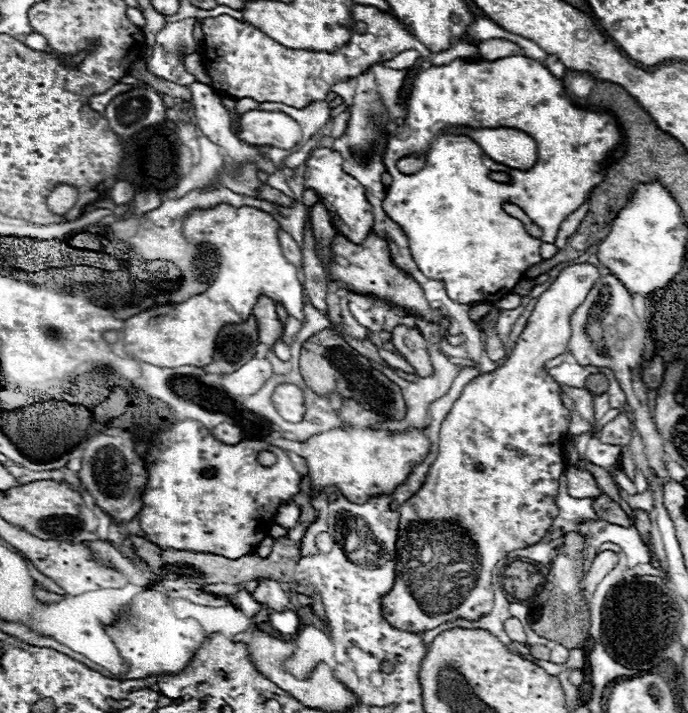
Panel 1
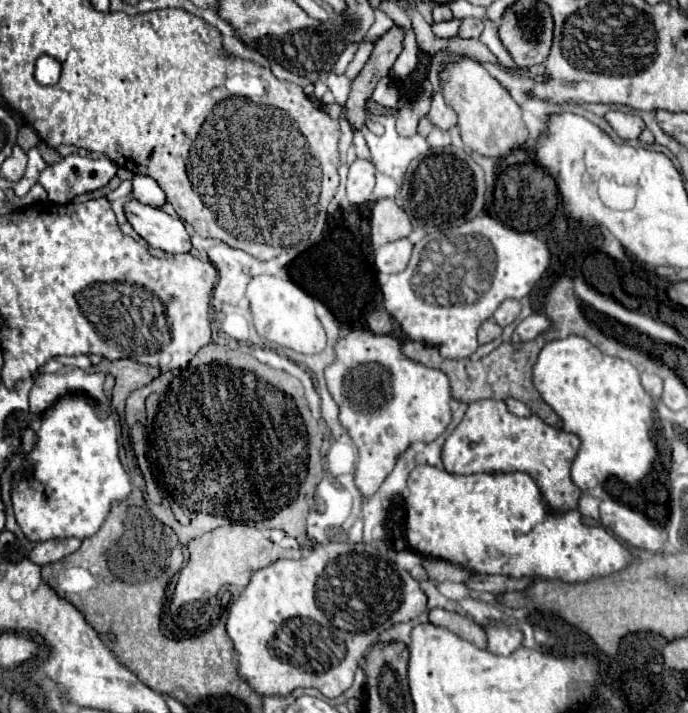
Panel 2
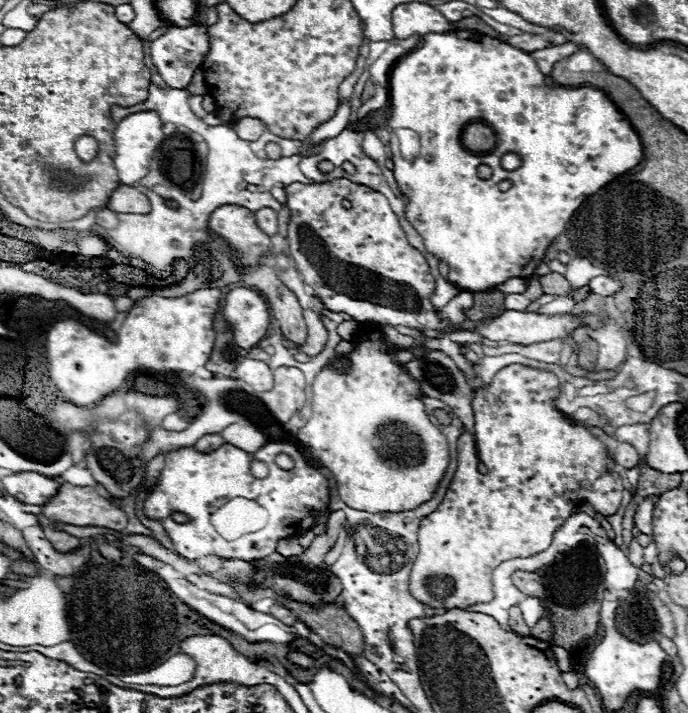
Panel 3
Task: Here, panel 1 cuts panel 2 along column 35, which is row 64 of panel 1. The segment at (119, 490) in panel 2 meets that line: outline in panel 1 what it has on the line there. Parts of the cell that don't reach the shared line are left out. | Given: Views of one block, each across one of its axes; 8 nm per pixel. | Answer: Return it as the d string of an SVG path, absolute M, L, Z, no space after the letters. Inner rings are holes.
M506 56L494 62L470 62L458 58L446 66L430 66L422 70L412 86L404 124L410 130L404 130L404 126L394 130L386 142L386 150L382 156L384 166L392 176L392 186L386 190L382 208L406 234L418 270L432 280L444 282L448 298L460 304L494 304L504 298L520 282L520 278L524 276L522 272L542 260L540 246L544 242L556 242L556 234L562 222L572 212L576 212L590 190L602 182L604 162L620 144L620 130L612 116L576 108L568 98L562 80L554 78L540 62L526 56ZM450 126L474 130L504 126L522 130L538 144L538 166L532 166L532 170L512 170L504 164L498 164L488 158L486 152L482 152L480 144L476 144L470 136L450 134L444 130ZM412 154L426 156L426 164L422 170L414 174L402 174L398 168L394 168L400 158L408 158ZM491 172L508 172L514 182L494 182L489 176ZM506 202L520 206L526 216L542 230L542 238L530 236L518 218L506 214L502 208Z

